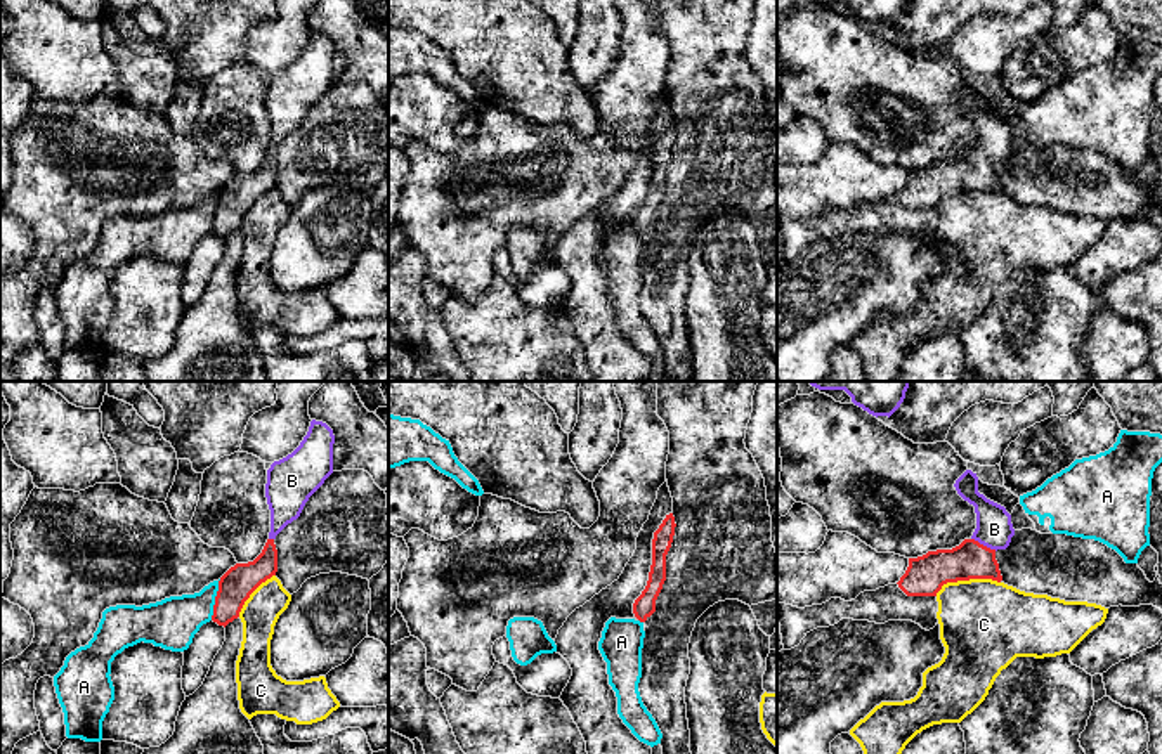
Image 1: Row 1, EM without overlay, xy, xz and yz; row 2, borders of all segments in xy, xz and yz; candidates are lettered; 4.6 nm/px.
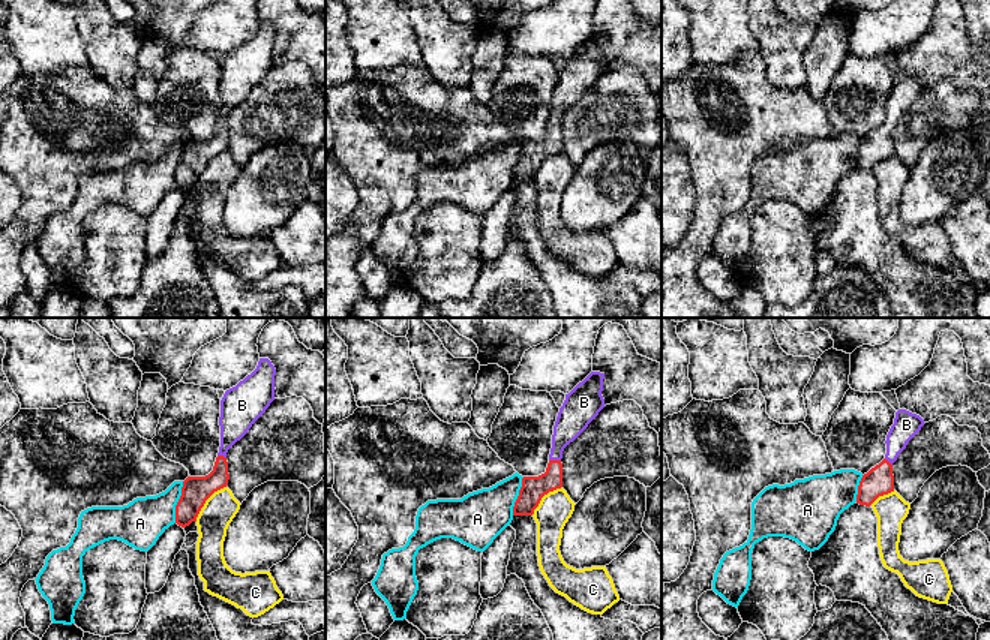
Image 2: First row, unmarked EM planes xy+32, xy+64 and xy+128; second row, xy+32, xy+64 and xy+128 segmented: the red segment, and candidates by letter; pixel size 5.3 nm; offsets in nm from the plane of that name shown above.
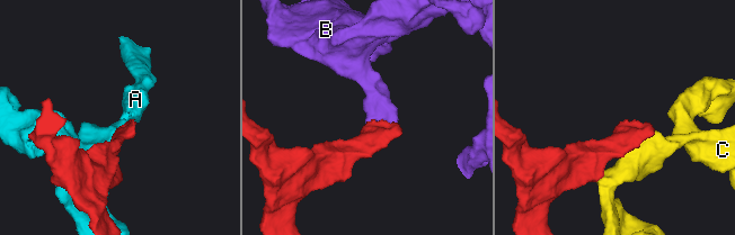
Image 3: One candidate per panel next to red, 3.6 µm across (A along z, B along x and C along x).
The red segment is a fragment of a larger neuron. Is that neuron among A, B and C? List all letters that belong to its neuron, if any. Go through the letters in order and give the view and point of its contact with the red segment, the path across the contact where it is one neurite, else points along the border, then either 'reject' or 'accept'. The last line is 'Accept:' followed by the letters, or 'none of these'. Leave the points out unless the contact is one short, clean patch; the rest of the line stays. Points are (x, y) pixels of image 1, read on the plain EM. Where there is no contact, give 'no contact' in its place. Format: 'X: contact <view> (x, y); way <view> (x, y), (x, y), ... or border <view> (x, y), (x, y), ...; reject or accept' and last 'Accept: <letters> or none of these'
A: contact xy (215, 212); border xy (221, 191), (210, 231); reject
B: contact yz (982, 156); way yz (970, 172), (982, 156), (994, 141); accept
C: contact yz (966, 191); reject
Accept: B

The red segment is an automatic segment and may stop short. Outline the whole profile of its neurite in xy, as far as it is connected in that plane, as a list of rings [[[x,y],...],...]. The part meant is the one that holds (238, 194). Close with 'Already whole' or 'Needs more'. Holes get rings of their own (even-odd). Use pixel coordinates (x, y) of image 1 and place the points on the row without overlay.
[[[310,33],[300,57],[267,81],[265,109],[271,144],[262,165],[248,175],[236,175],[219,192],[212,232],[227,237],[239,229],[250,206],[277,184],[276,147],[297,132],[309,109],[333,85],[333,42]]]. Needs more

